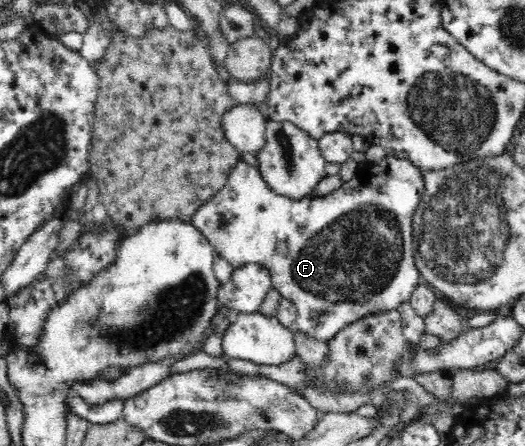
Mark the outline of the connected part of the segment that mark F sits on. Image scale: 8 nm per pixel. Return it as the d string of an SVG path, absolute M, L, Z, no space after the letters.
M387 156L383 160L377 161L377 174L371 174L371 178L355 175L347 182L344 182L337 190L327 194L325 198L309 198L307 196L292 199L271 190L259 168L247 164L245 160L240 160L229 174L227 184L222 186L209 199L209 202L205 202L203 206L198 207L192 214L190 223L210 242L210 245L215 249L216 256L223 259L223 261L228 261L234 271L241 269L244 265L253 265L254 263L265 266L271 274L273 287L283 298L293 302L298 310L298 317L295 322L295 327L299 329L297 332L327 343L336 338L341 330L363 318L363 316L373 312L378 313L379 311L397 309L403 302L411 301L412 294L416 290L419 281L421 281L414 260L413 216L419 208L421 196L425 194L424 171L424 169L413 165L413 161Z

